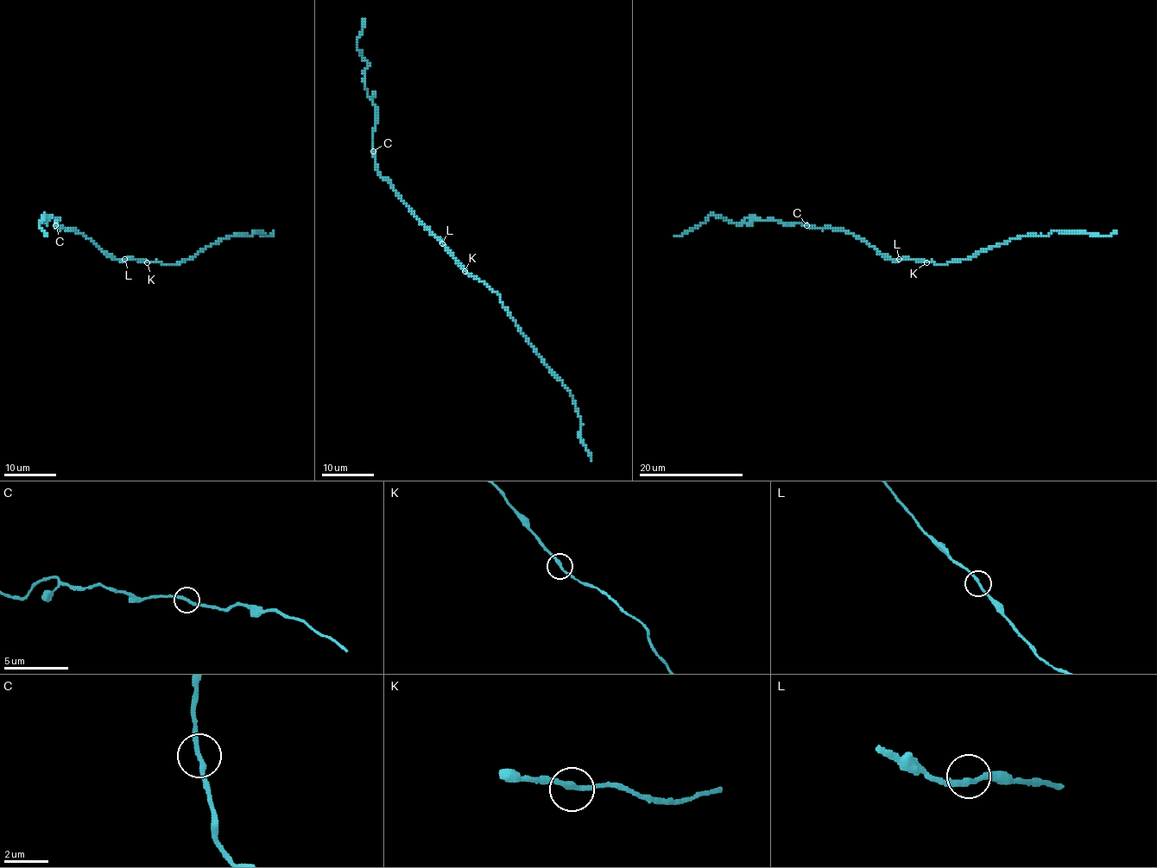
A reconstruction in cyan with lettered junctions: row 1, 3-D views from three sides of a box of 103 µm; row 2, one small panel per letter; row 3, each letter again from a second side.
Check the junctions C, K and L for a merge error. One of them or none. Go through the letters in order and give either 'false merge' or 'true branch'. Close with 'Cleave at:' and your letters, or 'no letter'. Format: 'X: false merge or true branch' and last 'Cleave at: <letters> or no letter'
C: true branch
K: true branch
L: true branch
Cleave at: no letter

